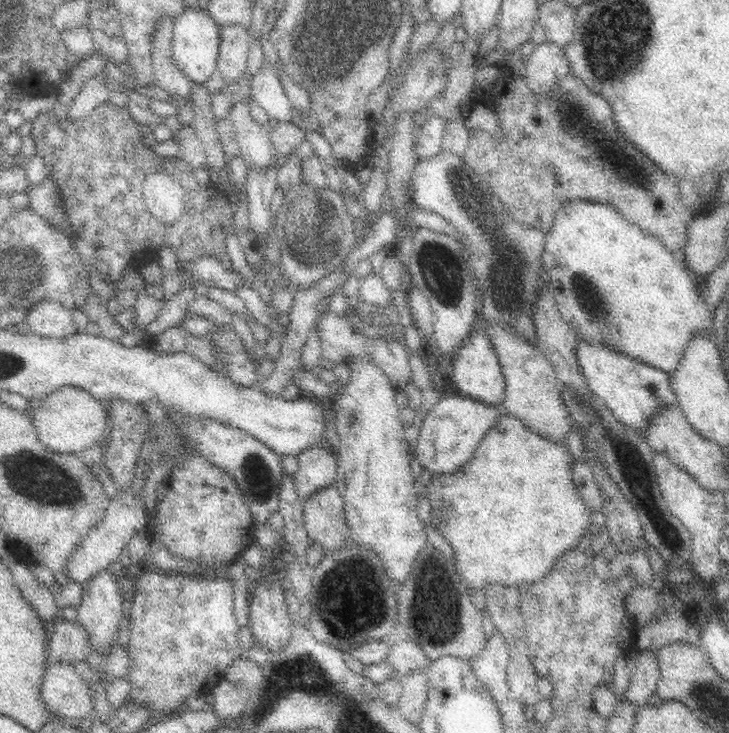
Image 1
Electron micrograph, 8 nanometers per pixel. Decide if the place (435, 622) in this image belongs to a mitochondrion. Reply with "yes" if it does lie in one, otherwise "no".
yes

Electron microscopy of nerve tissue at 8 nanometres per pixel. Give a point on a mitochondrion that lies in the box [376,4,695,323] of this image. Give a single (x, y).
(629, 43)

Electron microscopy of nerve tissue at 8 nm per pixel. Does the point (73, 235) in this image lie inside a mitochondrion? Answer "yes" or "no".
no

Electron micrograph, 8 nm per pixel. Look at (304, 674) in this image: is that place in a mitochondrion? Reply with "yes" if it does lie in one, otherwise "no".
yes

